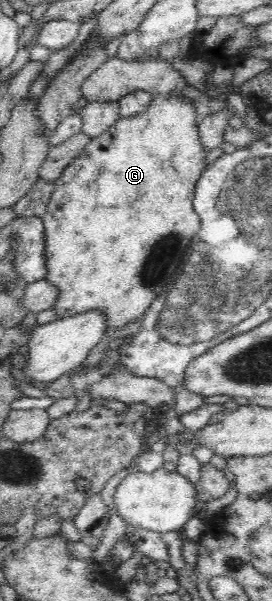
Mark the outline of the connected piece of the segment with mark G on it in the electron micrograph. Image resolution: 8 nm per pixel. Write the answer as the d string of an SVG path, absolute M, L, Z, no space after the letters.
M174 90L165 95L155 94L154 100L147 111L144 111L144 113L137 117L121 118L113 127L103 132L102 135L91 139L84 152L78 158L74 159L54 182L54 193L51 195L46 214L42 215L41 219L44 222L43 226L45 229L45 256L47 265L45 280L53 283L59 289L57 302L52 307L57 313L57 317L66 318L95 309L106 314L107 331L122 329L122 327L126 327L128 323L132 323L136 319L142 320L144 314L148 311L148 307L160 297L160 294L172 282L175 272L181 264L186 248L190 245L191 239L200 231L201 220L196 212L194 212L193 193L198 178L206 169L204 159L210 151L202 149L202 144L200 144L198 127L201 119L198 119L198 114L194 110L194 104L186 98L182 98L179 91Z

